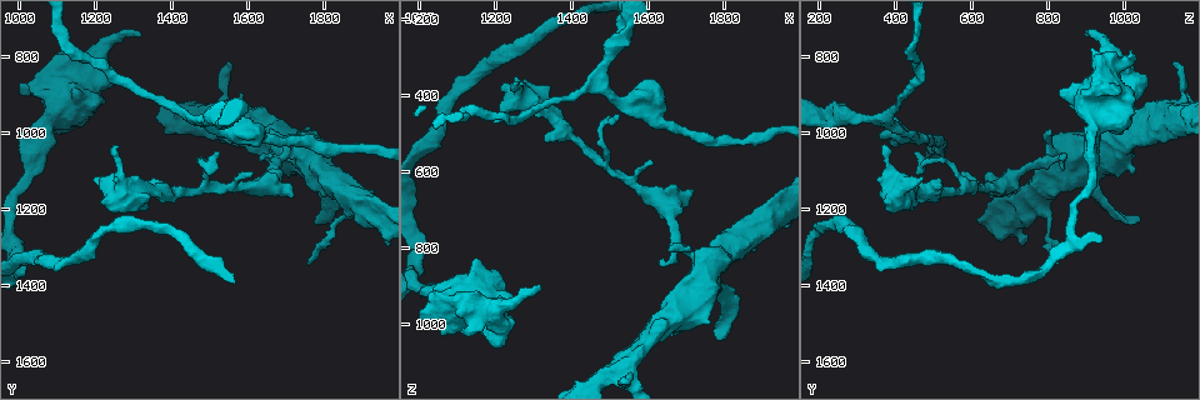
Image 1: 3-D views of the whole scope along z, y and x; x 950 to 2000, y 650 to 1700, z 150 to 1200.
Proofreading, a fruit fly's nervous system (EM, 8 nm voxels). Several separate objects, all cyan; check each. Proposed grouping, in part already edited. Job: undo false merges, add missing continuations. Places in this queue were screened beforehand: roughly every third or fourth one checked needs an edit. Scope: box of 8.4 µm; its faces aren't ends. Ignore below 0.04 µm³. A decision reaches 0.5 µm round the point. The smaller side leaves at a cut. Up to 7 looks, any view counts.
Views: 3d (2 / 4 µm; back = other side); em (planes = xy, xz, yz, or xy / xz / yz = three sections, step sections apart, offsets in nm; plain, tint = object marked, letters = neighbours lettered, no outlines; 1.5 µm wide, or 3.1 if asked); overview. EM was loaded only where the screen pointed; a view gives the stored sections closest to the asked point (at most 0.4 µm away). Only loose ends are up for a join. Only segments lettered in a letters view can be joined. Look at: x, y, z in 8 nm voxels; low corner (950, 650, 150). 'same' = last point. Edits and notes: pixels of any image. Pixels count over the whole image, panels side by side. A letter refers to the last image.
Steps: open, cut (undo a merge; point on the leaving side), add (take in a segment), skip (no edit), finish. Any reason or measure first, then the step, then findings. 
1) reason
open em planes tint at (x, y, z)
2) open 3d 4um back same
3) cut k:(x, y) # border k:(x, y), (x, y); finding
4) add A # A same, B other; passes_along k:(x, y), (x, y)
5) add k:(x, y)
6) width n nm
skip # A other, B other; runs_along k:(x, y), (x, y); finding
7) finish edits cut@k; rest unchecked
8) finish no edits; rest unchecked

branch stops here
open 3d 4um at (1200, 865, 1060)

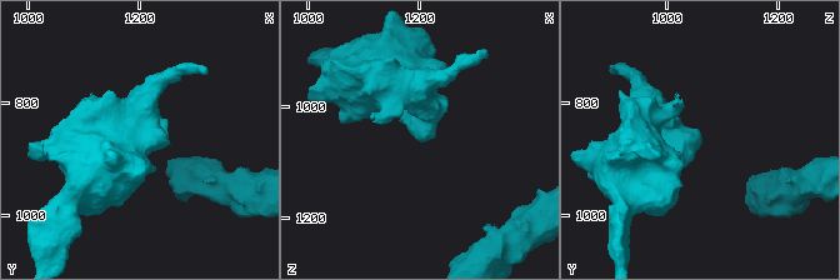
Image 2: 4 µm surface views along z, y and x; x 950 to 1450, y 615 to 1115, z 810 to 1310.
need the tissue
open em planes letters at (1205, 875, 1060)

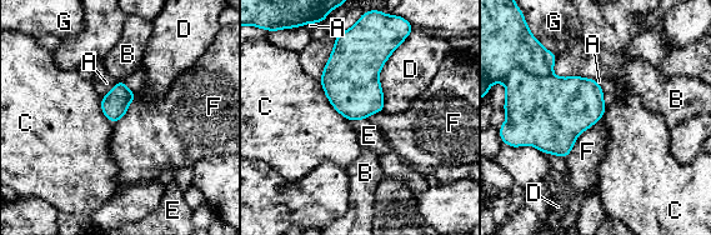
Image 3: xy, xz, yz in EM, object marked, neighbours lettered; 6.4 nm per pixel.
skip # A other, B other, C other, D other, E other, F other, G other; border 3:(600, 118), (580, 133), (565, 158); no lettered segment goes on from it

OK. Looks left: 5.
an open end
open 3d 4um at (1660, 990, 805)

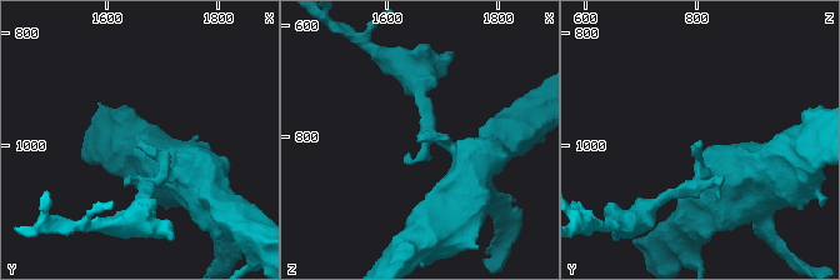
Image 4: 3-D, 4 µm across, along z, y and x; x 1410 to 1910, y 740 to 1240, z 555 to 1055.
open em xz step 8 letters at (1660, 990, 805)

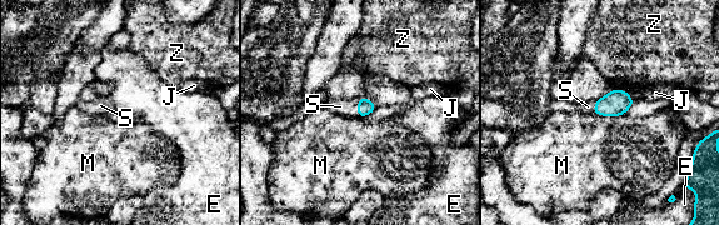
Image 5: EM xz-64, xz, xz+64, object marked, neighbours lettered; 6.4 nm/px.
longest_contact M 200 nm
add S # E other, J other, M other, S same, Z other; passes_along 5:(365, 106), (358, 108), (340, 106); it goes on there

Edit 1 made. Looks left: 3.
see it whole again
open overview

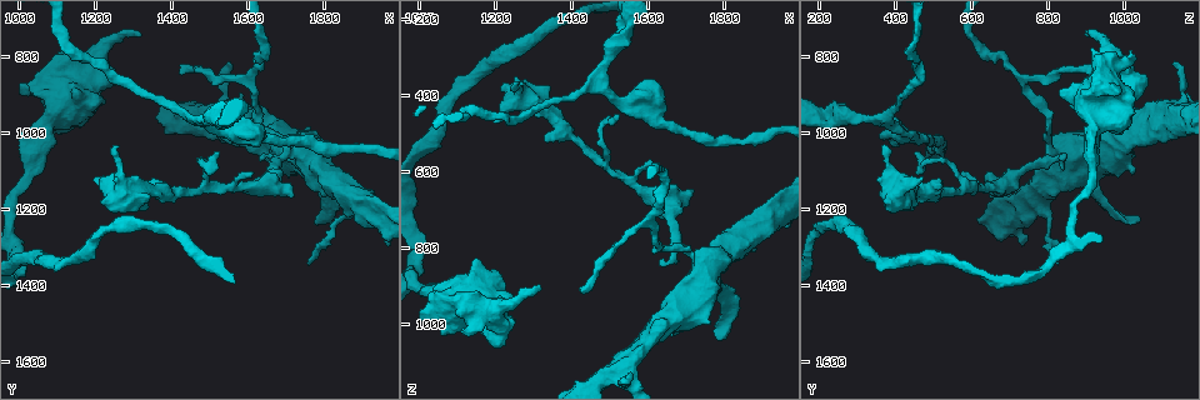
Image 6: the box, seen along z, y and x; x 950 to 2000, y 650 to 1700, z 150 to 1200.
calibre changes
open em planes letters at (1555, 1145, 630)

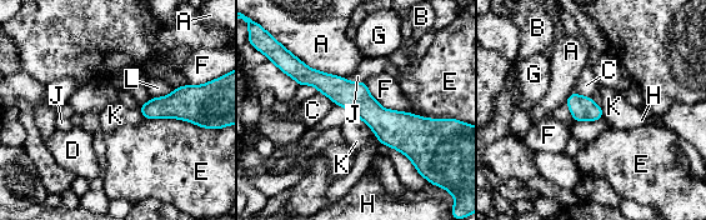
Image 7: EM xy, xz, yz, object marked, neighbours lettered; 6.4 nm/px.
skip # A other, B other, C other, D other, E other, F other, G other, H other, J other, K other, L other; runs_along 7:(289, 71), (386, 124), (429, 121); one cell here

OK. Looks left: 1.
finish edits add@5; rest unchecked

